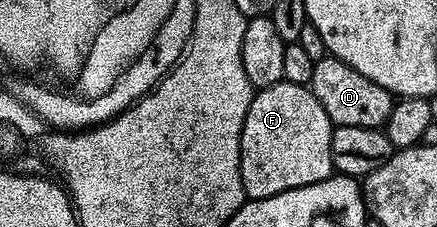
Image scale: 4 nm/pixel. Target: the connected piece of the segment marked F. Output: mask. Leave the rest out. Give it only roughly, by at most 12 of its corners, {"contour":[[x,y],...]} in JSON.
{"contour":[[307,85],[257,89],[240,138],[247,197],[330,177],[334,129]]}

